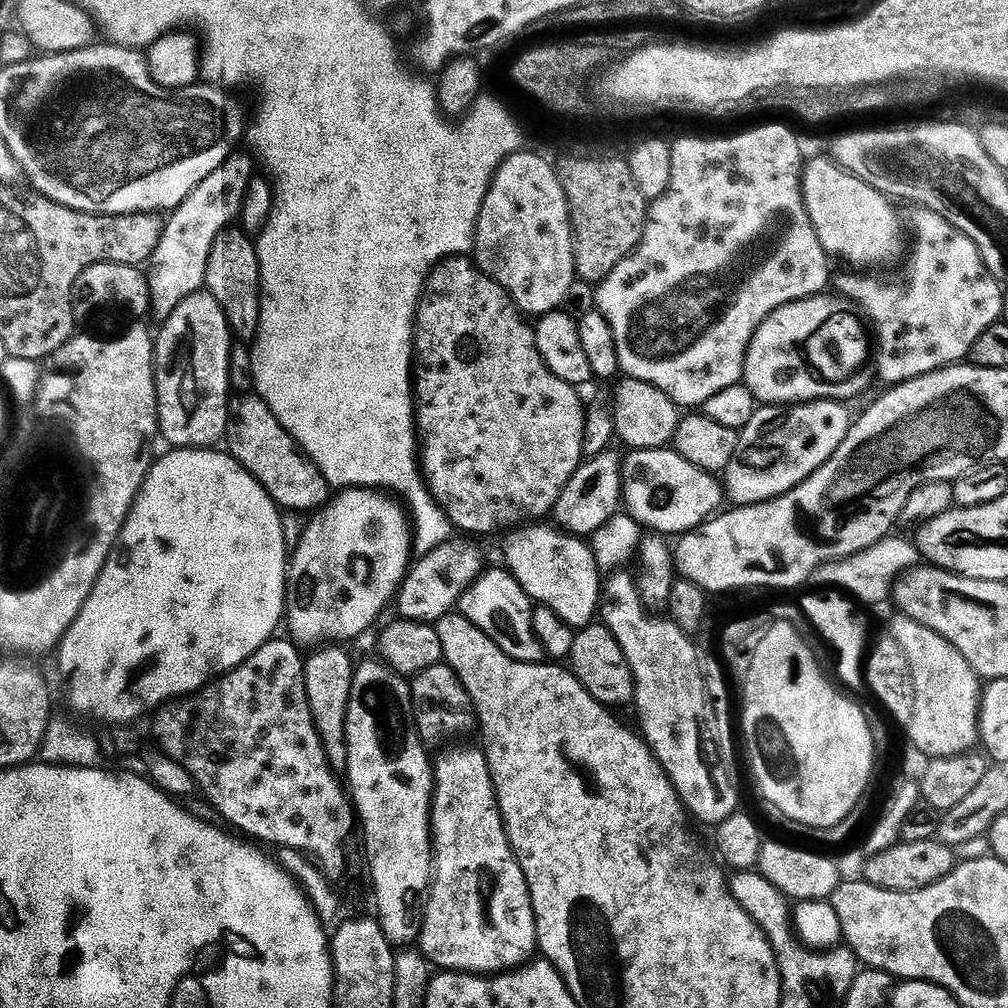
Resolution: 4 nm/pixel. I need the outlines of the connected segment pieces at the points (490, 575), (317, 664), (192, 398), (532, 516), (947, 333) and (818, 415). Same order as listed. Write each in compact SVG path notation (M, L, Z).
M500 566L490 568L481 571L477 579L465 589L458 605L459 611L467 620L474 622L476 628L481 628L511 660L527 664L541 663L545 655L544 648L532 632L533 601L528 599L511 572Z
M329 645L317 649L312 656L305 659L304 681L306 682L307 701L310 703L311 716L319 732L328 761L335 771L342 772L348 766L348 747L345 742L346 710L349 706L350 688L353 686L355 672L354 660L340 649L343 647Z
M207 290L190 294L168 316L163 317L160 333L154 336L156 354L156 410L158 432L169 440L173 449L216 448L228 434L228 401L230 399L230 354L234 337L228 329L222 306Z
M463 255L441 260L428 275L428 281L424 283L424 293L420 295L420 307L416 309L414 329L414 407L418 433L418 467L424 473L424 482L428 485L429 492L440 504L441 510L447 514L453 529L460 531L461 528L464 531L461 533L464 534L477 532L480 536L492 536L495 532L503 533L513 526L543 521L553 511L563 488L585 459L585 405L582 400L580 404L580 396L576 393L579 391L573 385L562 382L562 378L555 376L546 366L542 354L538 354L533 325L527 322L529 323L520 309L513 304L506 289L498 281L491 280L471 259Z
M916 208L909 214L908 222L906 218L906 228L912 231L912 253L904 268L904 289L892 288L890 281L879 280L876 276L840 276L834 280L835 291L843 299L852 301L874 333L874 368L876 364L876 372L884 386L895 386L922 374L937 372L939 368L967 361L974 342L978 342L990 326L1001 323L1003 316L1000 315L1004 312L1001 281L992 276L982 262L976 243L943 211Z
M809 400L791 406L760 406L754 418L739 429L736 437L734 458L722 473L722 483L726 496L736 506L761 504L764 500L775 500L791 488L797 488L802 481L810 478L842 446L848 431L852 429L853 413L848 413L849 405L839 400Z

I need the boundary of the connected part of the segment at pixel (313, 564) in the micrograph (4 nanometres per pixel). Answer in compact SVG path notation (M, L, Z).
M345 488L337 491L323 508L311 513L309 520L312 521L305 526L296 548L294 544L290 552L286 628L288 624L291 639L300 646L356 640L383 614L384 607L393 603L400 583L408 574L408 551L411 553L414 548L409 513L383 491Z

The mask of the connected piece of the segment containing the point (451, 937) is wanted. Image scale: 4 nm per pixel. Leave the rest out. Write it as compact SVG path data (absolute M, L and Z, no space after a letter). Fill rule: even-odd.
M479 747L448 748L434 764L434 791L432 794L432 872L431 883L428 885L426 901L428 905L422 908L422 923L419 925L418 947L428 959L429 965L436 970L447 972L470 972L473 974L499 974L527 964L537 951L536 942L536 911L532 905L532 895L528 889L526 878L522 874L522 866L518 866L516 855L508 841L504 829L504 820L500 816L500 807L496 801L496 791L492 785L492 775L488 759Z

